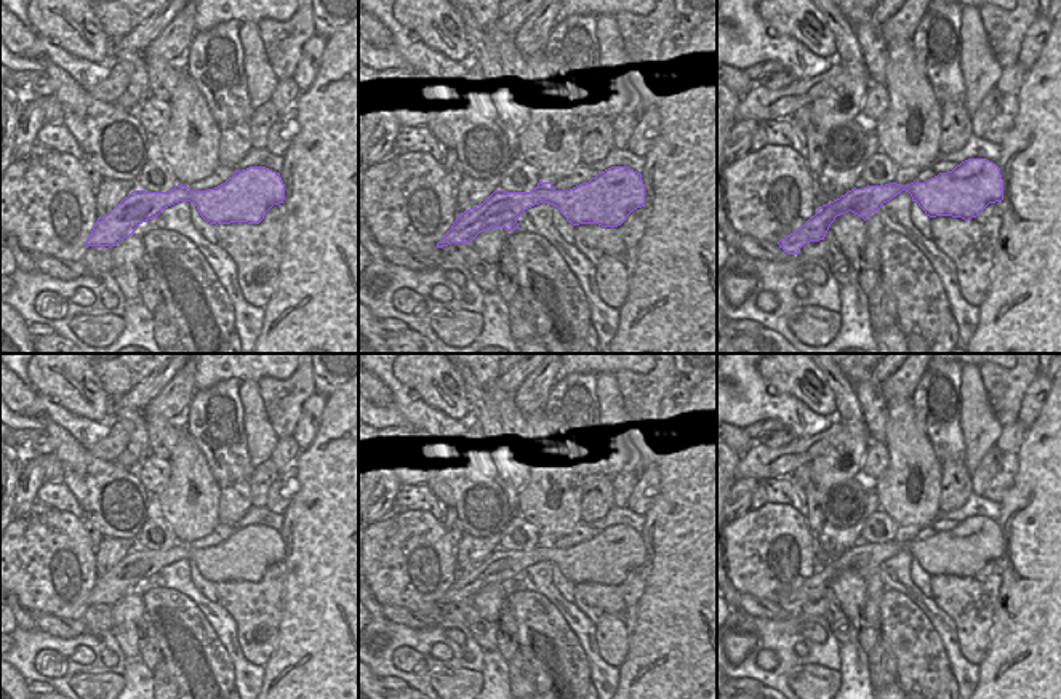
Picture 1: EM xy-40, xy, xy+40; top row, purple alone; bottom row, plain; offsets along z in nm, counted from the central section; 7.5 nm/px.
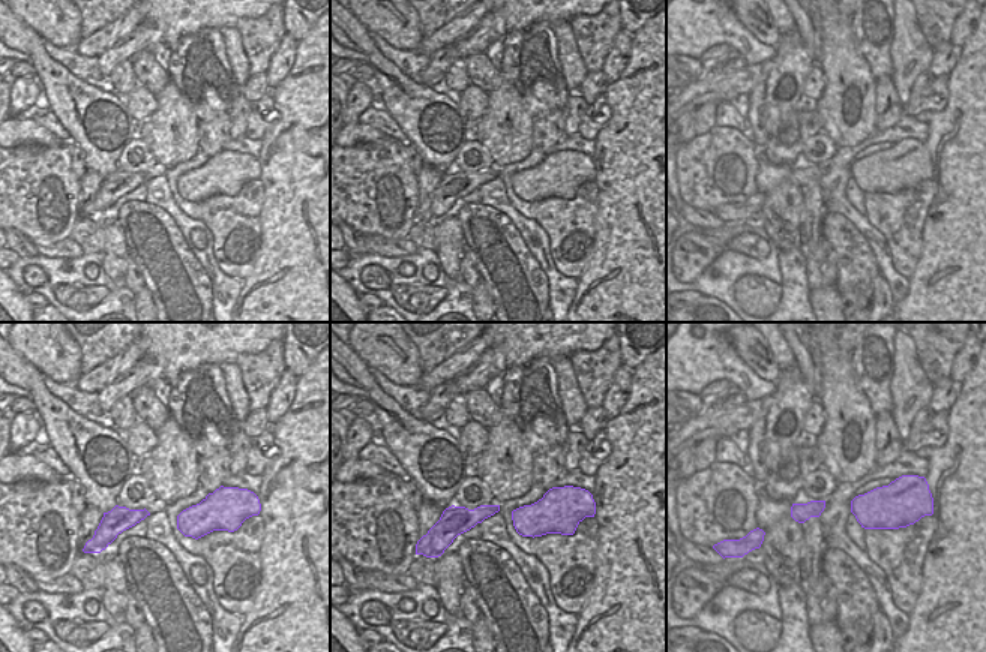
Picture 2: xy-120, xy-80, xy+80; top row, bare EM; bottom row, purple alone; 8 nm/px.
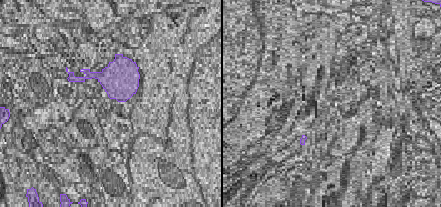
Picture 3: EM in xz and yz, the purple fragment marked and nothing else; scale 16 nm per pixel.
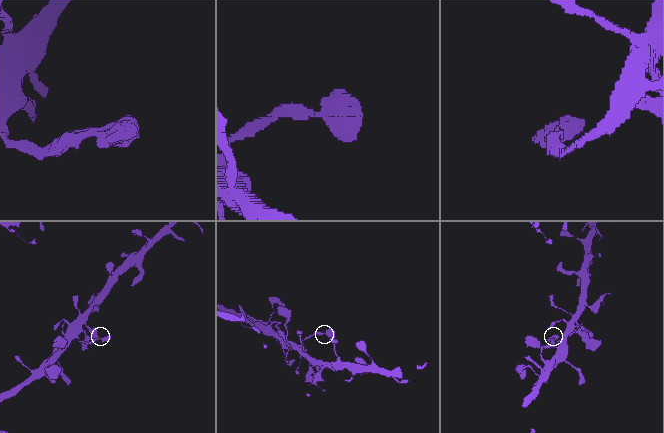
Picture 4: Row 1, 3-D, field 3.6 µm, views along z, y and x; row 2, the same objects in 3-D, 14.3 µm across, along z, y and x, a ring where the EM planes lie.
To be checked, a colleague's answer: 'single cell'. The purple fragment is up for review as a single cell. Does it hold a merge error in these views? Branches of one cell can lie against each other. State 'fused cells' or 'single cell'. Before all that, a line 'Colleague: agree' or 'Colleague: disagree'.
Colleague: agree
single cell

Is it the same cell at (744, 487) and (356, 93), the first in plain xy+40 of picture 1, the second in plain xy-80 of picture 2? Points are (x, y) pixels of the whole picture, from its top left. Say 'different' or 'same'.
same

